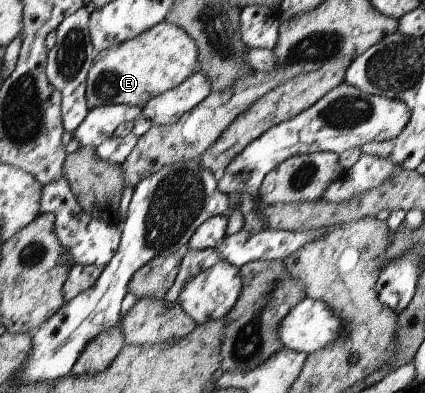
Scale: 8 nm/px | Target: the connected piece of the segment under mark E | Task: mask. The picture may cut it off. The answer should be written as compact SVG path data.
M160 22L137 38L103 51L93 59L87 77L88 106L126 104L143 109L156 96L189 80L199 68L200 50L196 41L183 28Z

